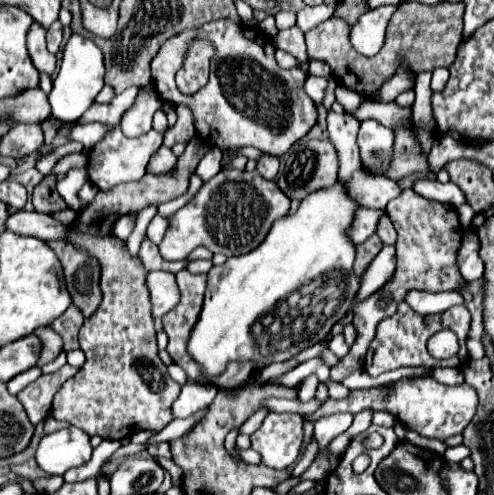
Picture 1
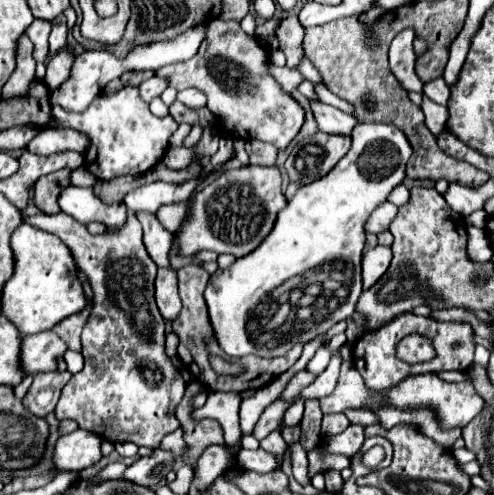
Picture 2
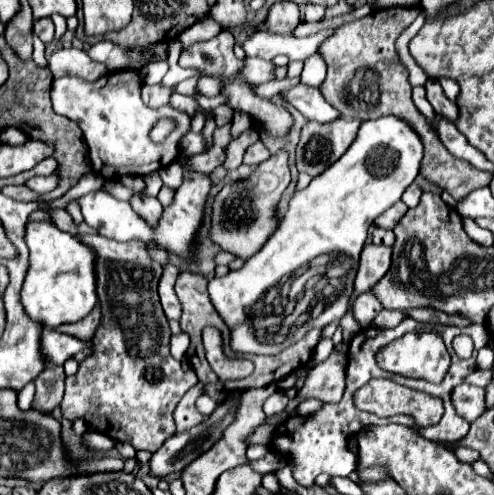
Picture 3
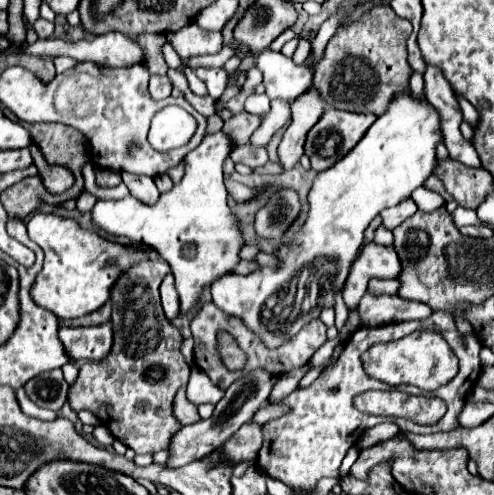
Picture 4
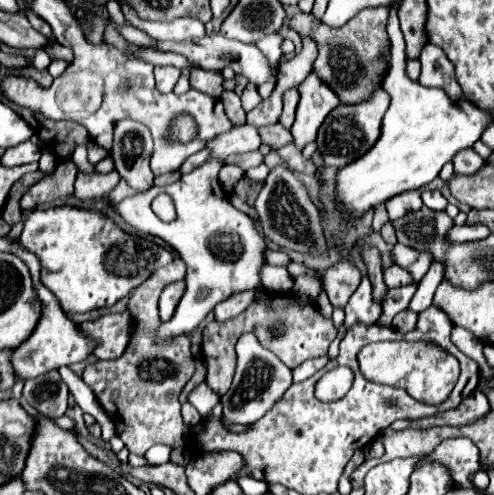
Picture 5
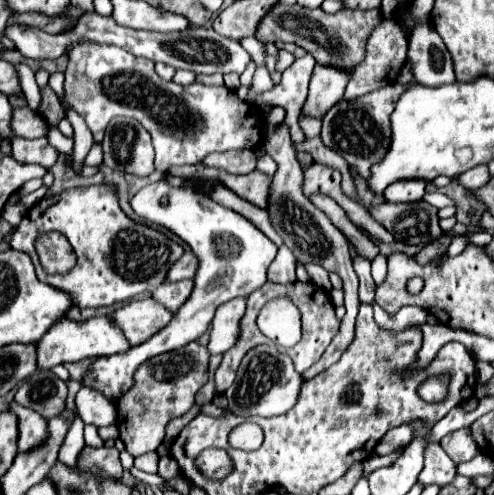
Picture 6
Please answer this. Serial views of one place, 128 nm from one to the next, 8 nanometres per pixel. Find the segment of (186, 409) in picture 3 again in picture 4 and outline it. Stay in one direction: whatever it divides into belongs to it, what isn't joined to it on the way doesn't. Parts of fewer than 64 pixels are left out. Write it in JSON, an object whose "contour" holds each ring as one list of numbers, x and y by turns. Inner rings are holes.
{"contour":[[182,386,174,398,174,416,182,422,182,424,194,424,196,420,200,420,198,410,192,402,186,400,186,386]]}

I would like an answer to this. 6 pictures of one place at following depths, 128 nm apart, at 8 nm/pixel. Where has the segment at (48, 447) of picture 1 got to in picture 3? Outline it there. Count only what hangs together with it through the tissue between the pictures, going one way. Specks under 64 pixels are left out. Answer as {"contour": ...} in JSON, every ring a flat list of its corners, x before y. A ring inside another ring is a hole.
{"contour":[[86,432,86,434,84,434,84,442,86,442,86,446,88,446,90,450,96,450,96,452,100,452,100,450,110,450,110,448,114,448,114,444,116,444,110,436,104,436,104,434,100,434,100,432]]}

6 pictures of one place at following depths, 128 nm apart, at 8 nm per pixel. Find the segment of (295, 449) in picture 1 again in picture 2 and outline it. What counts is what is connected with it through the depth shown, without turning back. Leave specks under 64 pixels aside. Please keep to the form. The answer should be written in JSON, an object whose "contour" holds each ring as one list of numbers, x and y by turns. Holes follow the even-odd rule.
{"contour":[[258,448,258,450,242,450,238,454,238,464,244,470,254,470,260,474,272,472,276,468,276,458,272,454,268,454,266,450]]}

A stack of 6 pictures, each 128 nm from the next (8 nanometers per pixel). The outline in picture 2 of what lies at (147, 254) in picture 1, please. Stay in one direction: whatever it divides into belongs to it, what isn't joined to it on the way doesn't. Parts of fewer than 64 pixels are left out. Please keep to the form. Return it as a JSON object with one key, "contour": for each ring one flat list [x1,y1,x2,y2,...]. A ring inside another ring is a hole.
{"contour":[[136,212,136,218,140,220,144,228,144,244,146,244,148,254,158,266,168,268,170,266,168,252,172,248,172,234,160,224,156,214,152,212]]}

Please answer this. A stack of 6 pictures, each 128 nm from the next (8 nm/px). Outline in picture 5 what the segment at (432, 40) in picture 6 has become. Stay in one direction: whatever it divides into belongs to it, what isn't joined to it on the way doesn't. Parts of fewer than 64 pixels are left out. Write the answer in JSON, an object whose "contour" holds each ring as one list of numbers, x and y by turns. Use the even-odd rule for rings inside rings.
{"contour":[[426,42,418,60,422,62,422,72,418,78,418,82,422,86,444,88,448,92,448,96,454,100,462,96,462,88,454,78,454,64,448,60,448,56,444,54,442,48]]}

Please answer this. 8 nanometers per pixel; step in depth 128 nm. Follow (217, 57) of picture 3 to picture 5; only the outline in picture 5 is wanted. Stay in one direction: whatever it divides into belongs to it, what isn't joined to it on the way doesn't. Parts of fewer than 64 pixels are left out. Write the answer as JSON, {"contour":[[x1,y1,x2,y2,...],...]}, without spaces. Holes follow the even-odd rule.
{"contour":[[120,2,120,8,124,12,126,24,146,32,154,40,182,42,182,40,190,40,190,38,202,38,206,34,204,24,200,20,192,20,190,16,184,16,180,20,170,20,170,22,160,22,160,20,148,22,148,20,140,20,136,16,136,10,128,2]]}

